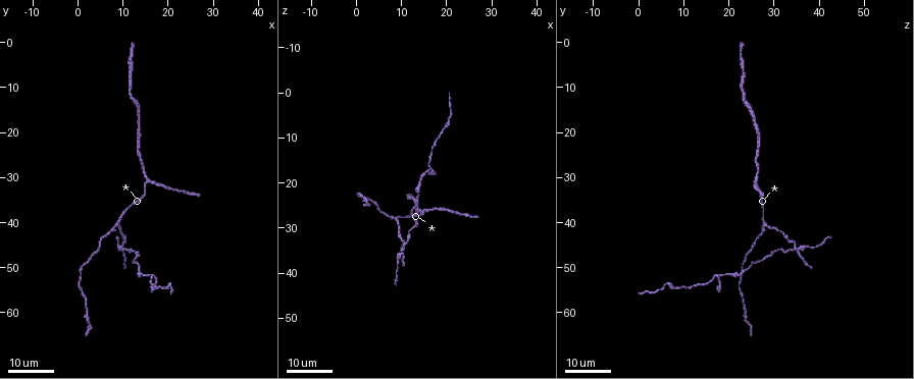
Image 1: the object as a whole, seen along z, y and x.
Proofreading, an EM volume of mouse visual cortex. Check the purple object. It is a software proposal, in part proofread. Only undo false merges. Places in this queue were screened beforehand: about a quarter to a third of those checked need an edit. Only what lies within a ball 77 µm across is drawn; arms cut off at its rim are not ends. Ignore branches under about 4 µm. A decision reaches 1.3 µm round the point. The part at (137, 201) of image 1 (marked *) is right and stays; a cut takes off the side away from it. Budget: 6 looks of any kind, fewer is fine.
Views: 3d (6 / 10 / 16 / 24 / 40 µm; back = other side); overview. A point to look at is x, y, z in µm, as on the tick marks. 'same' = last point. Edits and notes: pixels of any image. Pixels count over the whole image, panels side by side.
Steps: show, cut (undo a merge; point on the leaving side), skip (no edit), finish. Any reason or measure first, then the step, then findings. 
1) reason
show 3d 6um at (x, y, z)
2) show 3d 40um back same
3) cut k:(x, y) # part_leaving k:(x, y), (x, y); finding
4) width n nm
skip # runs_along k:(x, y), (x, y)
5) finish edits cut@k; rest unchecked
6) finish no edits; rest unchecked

four-way junction
show 3d 24um at (10.0, 46.5, 34.5)

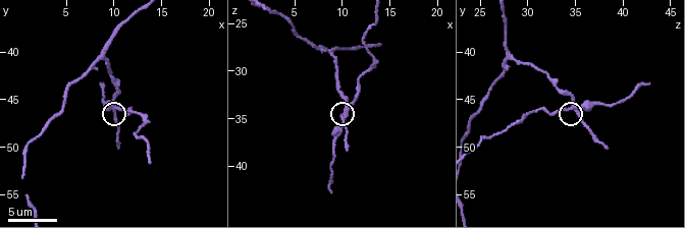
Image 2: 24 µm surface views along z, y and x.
show 3d 10um at (10.6, 46.0, 34.8)

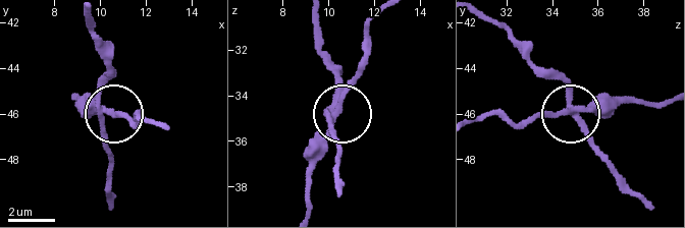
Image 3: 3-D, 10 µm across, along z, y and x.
side_arm 9 um
cut 3:(81, 108) # part_leaving 3:(103, 107), (132, 124), (138, 112), (155, 124); a second neuron is stuck on

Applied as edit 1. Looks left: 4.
redraw
show overview

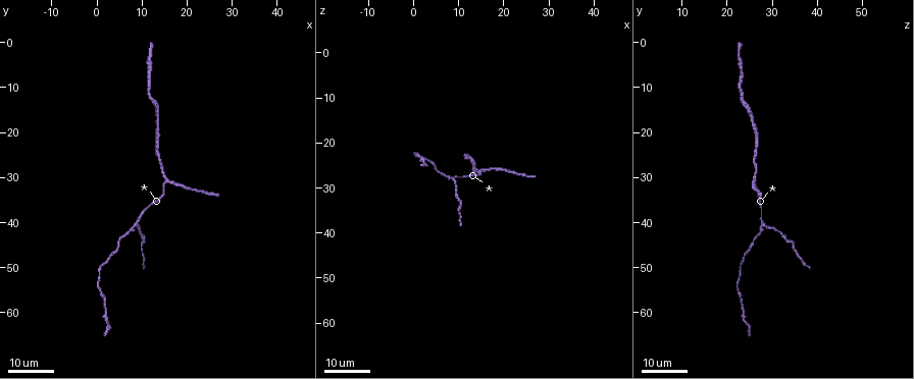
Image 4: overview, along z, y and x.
three-way junction
show 3d 16um at (15.5, 31.0, 26.0)

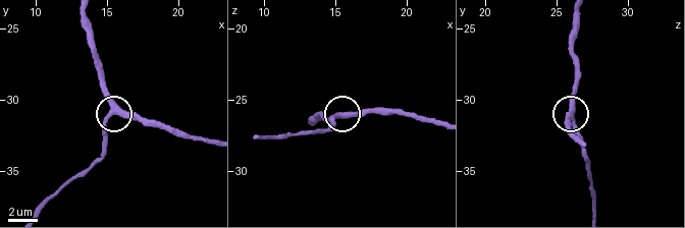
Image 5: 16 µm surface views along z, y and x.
show 3d 6um at (15.8, 30.8, 26.0)

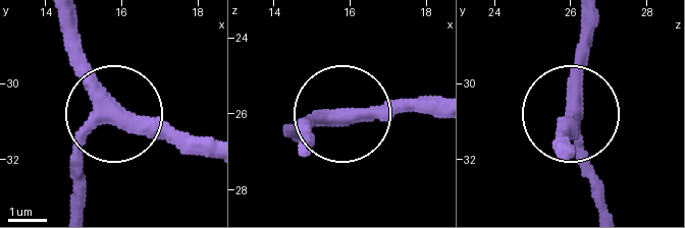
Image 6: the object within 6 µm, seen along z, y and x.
show 3d 6um back at (15.90, 30.75, 26.00)

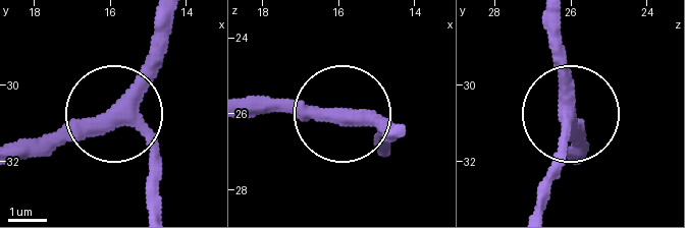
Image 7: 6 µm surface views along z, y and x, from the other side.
skip # runs_along 7:(159, 205), (152, 156), (119, 124), (81, 117), (25, 153); continuous, no second neuron

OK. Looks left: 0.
finish edits cut@3; rest unchecked

